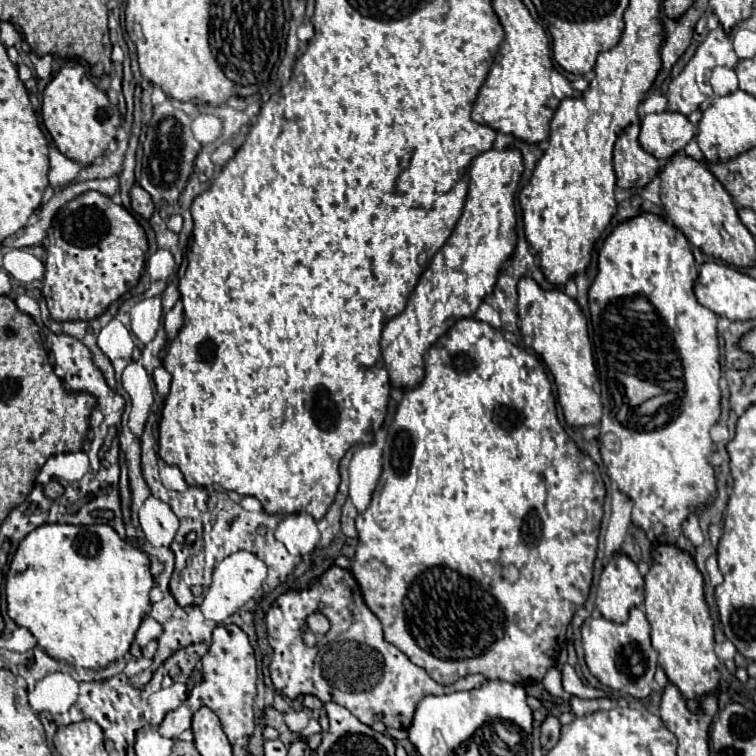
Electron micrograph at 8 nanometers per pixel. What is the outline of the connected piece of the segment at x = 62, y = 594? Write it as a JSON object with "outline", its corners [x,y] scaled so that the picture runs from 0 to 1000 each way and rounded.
{"outline":[[[57,693],[52,696],[49,701],[44,701],[41,706],[36,706],[36,712],[25,720],[17,741],[15,741],[15,749],[12,749],[12,757],[9,757],[9,772],[7,772],[7,780],[9,780],[9,804],[12,804],[12,815],[25,825],[25,828],[33,828],[46,844],[49,844],[49,852],[73,873],[86,873],[91,881],[99,881],[99,884],[112,884],[112,886],[134,886],[139,884],[142,878],[163,870],[168,862],[171,862],[171,854],[179,844],[179,836],[189,820],[189,815],[194,815],[197,804],[200,804],[200,796],[197,796],[197,780],[202,778],[202,762],[200,762],[200,754],[197,754],[197,735],[168,720],[165,714],[157,712],[157,706],[142,696],[142,693],[123,693],[123,696],[94,696],[94,693]]]}

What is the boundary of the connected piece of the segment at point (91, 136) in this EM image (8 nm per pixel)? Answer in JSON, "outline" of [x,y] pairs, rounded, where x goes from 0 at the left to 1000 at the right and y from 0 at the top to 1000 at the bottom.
{"outline":[[[91,79],[67,103],[62,116],[57,119],[54,151],[57,151],[60,169],[70,180],[78,198],[89,209],[94,209],[110,220],[115,220],[115,217],[126,214],[126,209],[136,206],[136,201],[142,198],[144,188],[152,183],[155,169],[160,164],[155,140],[149,140],[144,135],[142,124],[112,101],[112,90],[102,79]]]}

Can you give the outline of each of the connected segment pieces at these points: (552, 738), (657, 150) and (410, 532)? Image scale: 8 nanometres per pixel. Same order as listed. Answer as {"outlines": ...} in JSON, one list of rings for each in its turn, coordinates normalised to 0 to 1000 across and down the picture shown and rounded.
{"outlines":[[[[726,947],[726,950],[716,958],[716,987],[718,987],[721,992],[729,992],[729,989],[737,984],[739,966],[742,966],[742,958],[737,955],[734,947]]],[[[898,148],[856,151],[848,159],[845,190],[866,209],[888,209],[919,183],[919,167]]],[[[610,421],[567,460],[567,466],[562,468],[560,505],[549,516],[536,519],[530,534],[525,537],[515,563],[512,587],[507,593],[504,638],[493,651],[491,669],[472,683],[475,720],[464,757],[478,775],[483,799],[504,820],[509,847],[525,854],[546,878],[560,884],[575,902],[594,907],[618,892],[639,892],[647,899],[668,899],[679,905],[716,902],[721,889],[734,878],[739,862],[737,841],[745,828],[742,820],[747,820],[750,833],[761,807],[779,788],[792,693],[798,683],[798,659],[800,643],[790,614],[761,590],[761,585],[753,579],[753,574],[737,556],[729,505],[713,474],[671,452],[663,437],[628,421]]]]}

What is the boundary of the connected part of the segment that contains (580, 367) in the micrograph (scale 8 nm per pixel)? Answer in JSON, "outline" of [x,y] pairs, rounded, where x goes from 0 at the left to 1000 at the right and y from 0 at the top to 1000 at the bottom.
{"outline":[[[689,368],[687,378],[687,434],[694,458],[705,460],[726,492],[731,495],[737,511],[737,528],[747,558],[755,566],[792,563],[795,561],[795,526],[787,513],[787,481],[784,463],[776,442],[776,423],[769,415],[761,397],[755,397],[742,384],[716,384],[708,370]]]}

